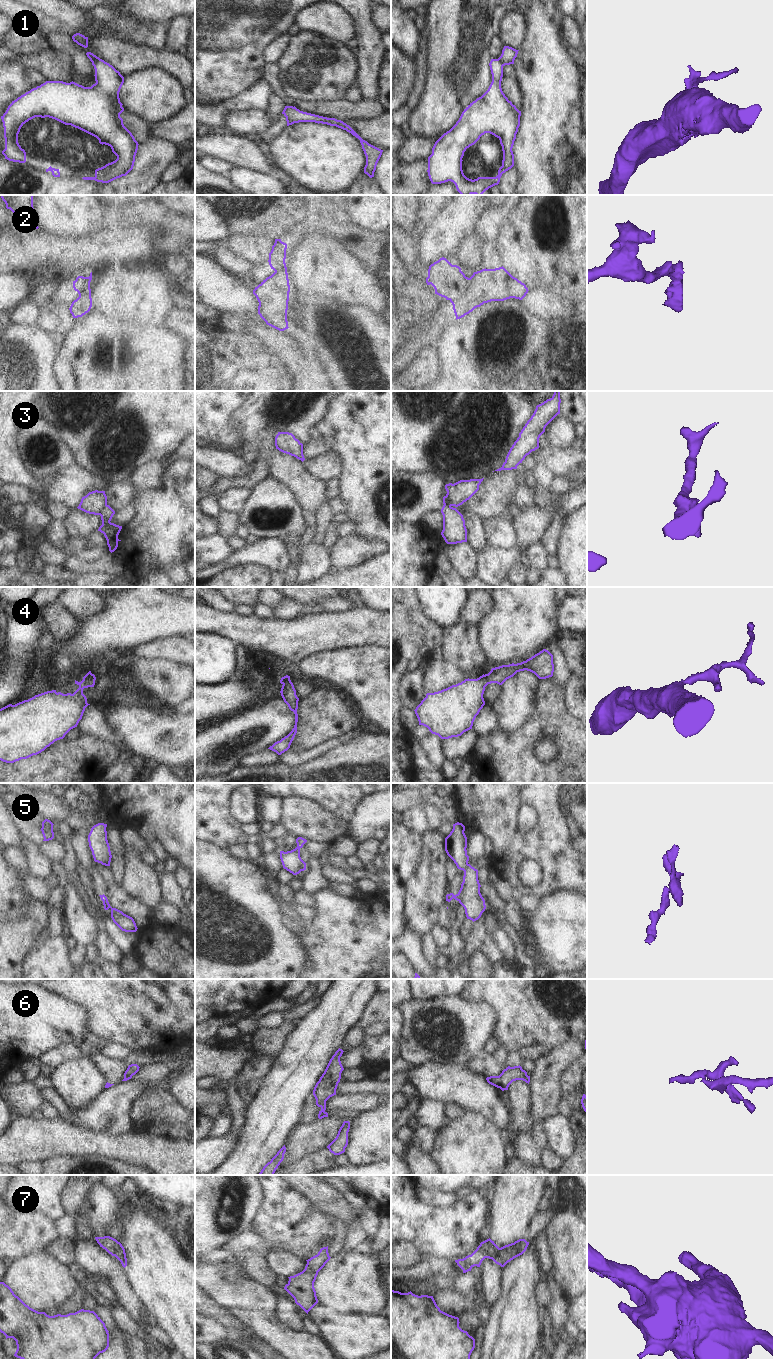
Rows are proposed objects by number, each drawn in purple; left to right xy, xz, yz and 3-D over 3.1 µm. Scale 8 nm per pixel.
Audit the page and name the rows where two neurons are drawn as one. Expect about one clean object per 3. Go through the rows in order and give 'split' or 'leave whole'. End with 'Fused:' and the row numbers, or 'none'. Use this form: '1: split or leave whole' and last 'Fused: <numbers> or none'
1: split
2: split
3: split
4: leave whole
5: split
6: split
7: leave whole
Fused: 1, 2, 3, 5, 6

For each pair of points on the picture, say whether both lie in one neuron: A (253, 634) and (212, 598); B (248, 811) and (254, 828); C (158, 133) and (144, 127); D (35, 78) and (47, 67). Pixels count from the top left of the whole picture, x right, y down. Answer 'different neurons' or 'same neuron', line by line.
A: different neurons
B: different neurons
C: different neurons
D: different neurons

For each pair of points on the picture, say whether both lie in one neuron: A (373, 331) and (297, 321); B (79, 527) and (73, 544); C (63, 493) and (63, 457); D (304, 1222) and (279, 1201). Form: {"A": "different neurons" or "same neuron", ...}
{"A": "same neuron", "B": "different neurons", "C": "different neurons", "D": "same neuron"}

